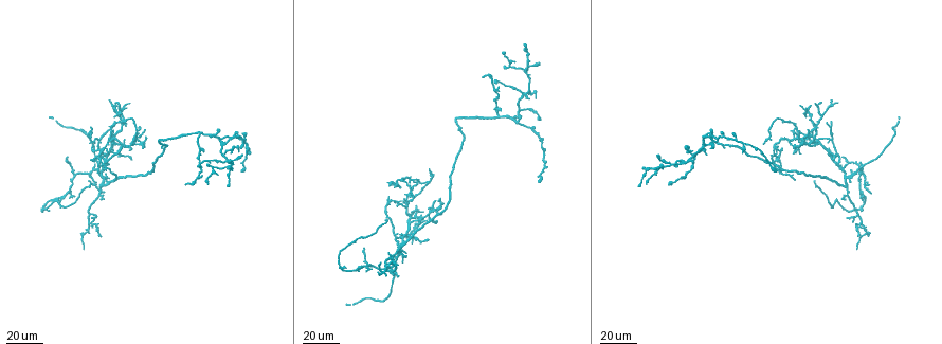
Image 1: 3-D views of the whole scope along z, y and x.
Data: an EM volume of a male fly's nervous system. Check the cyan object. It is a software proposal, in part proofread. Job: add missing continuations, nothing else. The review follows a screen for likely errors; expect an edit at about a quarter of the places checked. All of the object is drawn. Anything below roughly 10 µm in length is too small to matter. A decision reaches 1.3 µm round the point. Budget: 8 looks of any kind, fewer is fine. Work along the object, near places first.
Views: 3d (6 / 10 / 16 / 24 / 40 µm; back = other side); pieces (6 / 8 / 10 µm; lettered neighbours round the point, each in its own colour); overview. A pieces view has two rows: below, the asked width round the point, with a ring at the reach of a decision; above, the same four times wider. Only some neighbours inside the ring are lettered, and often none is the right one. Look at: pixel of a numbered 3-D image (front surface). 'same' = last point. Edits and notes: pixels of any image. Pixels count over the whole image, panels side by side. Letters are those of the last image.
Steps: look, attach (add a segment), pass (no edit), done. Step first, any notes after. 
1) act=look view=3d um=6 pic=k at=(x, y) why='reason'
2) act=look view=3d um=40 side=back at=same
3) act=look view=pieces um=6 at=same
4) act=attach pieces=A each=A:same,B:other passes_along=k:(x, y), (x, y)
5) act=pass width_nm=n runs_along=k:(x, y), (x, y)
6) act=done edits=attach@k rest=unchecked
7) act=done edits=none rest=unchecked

act=look view=3d um=24 pic=1 at=(417, 204) why='thin end'

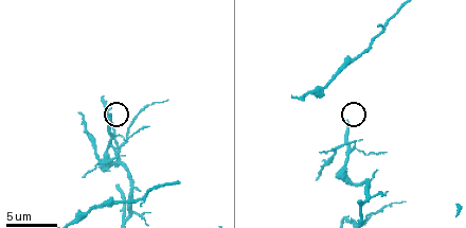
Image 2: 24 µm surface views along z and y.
act=look view=pieces um=10 pic=2 at=(348, 123)

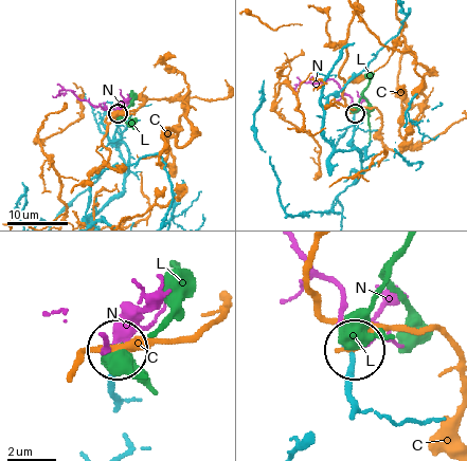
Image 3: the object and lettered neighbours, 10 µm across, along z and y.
act=attach pieces=N each=C:other,L:other,N:same passes_along=3:(349, 406), (343, 298), (301, 251) found='the cell continues'

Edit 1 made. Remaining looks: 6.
act=look view=overview

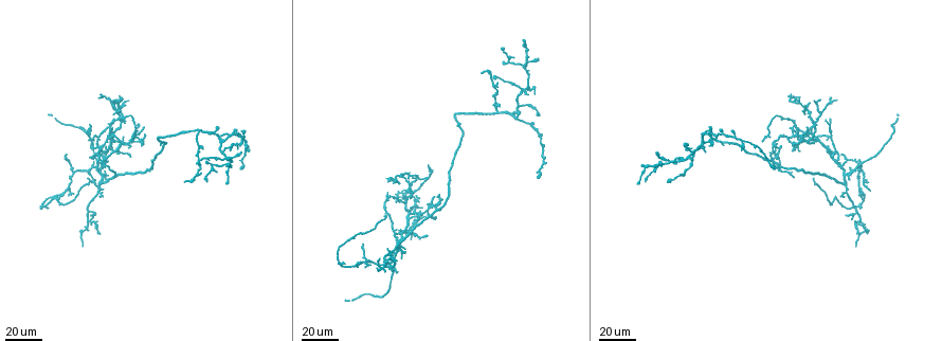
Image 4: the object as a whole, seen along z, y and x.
act=look view=3d um=40 pic=4 at=(344, 301) why='branch stops here'

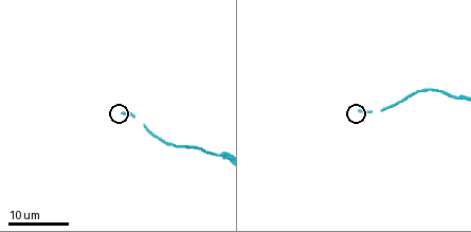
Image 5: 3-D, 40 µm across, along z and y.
act=look view=pieces um=6 pic=5 at=(121, 112)

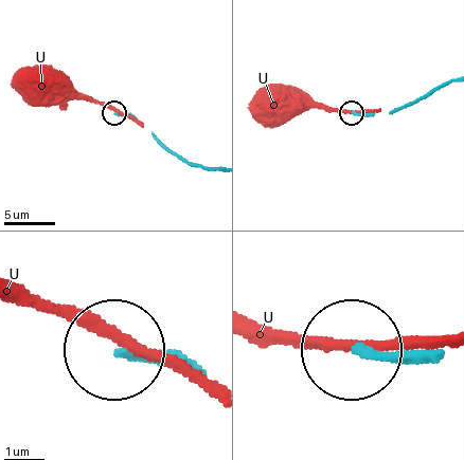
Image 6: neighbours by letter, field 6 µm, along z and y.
act=pass each=U:other runs_along=6:(429, 349), (352, 349) found='none of them fits'

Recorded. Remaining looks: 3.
act=look view=3d um=24 pic=4 at=(841, 194)

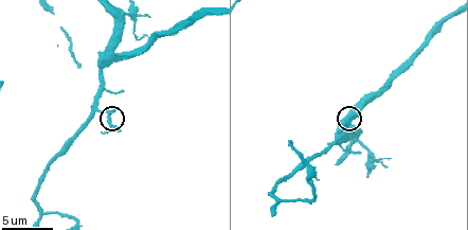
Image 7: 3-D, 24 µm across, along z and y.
act=look view=pieces um=10 pic=7 at=(355, 112) why='see the neighbours'

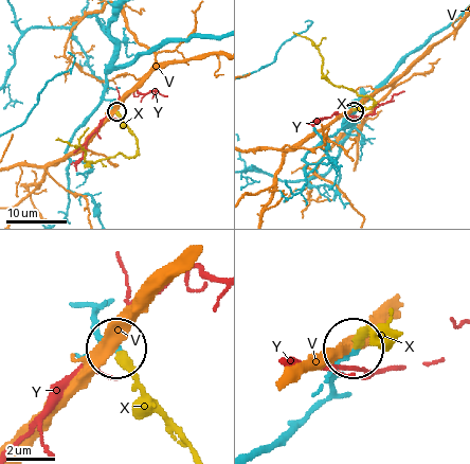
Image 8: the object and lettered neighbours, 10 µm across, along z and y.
act=attach pieces=X each=V:other,X:same,Y:other found='it goes on there'

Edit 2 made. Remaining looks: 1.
act=look view=pieces um=10 pic=7 at=(290, 141) why='free end'

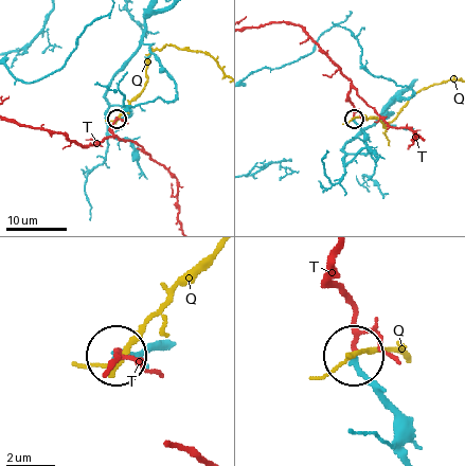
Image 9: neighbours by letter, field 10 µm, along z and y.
act=pass each=Q:other,T:other runs_along=9:(405, 455), (396, 407), (356, 360) found='no lettered segment goes on from it'

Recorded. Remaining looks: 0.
act=done edits=attach@3,attach@8 rest=unchecked

